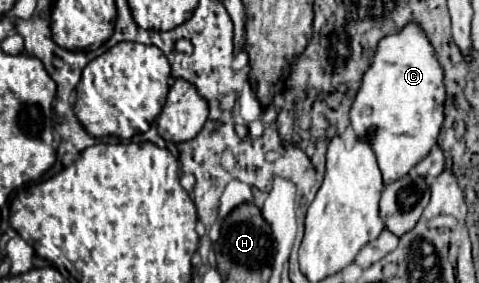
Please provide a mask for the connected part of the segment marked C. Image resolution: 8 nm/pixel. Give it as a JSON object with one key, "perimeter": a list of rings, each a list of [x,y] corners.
{"perimeter":[[[404,25],[404,29],[380,39],[350,109],[350,121],[358,137],[366,137],[368,129],[376,127],[370,143],[386,185],[404,177],[436,145],[444,123],[444,105],[444,71],[424,29]]]}

